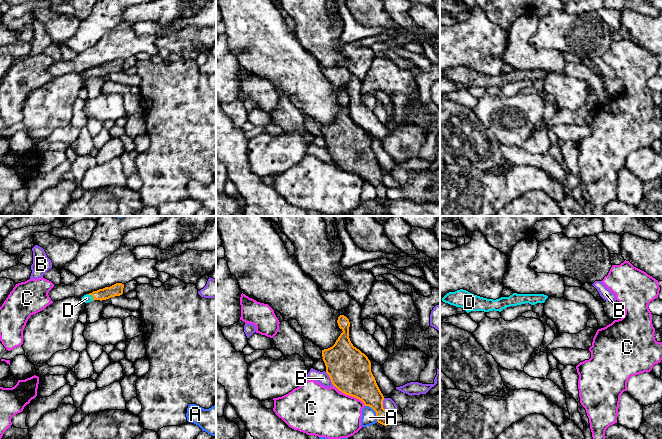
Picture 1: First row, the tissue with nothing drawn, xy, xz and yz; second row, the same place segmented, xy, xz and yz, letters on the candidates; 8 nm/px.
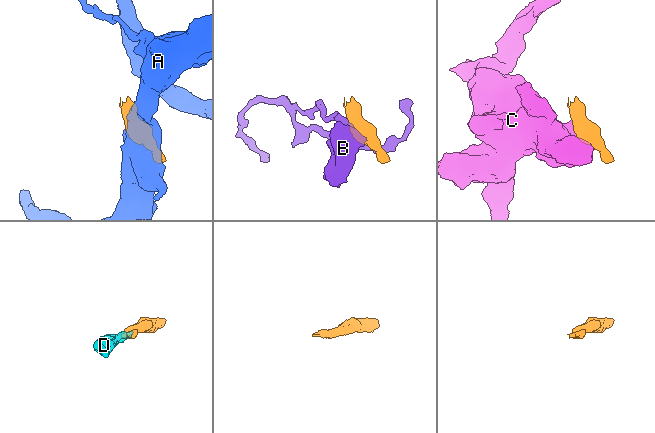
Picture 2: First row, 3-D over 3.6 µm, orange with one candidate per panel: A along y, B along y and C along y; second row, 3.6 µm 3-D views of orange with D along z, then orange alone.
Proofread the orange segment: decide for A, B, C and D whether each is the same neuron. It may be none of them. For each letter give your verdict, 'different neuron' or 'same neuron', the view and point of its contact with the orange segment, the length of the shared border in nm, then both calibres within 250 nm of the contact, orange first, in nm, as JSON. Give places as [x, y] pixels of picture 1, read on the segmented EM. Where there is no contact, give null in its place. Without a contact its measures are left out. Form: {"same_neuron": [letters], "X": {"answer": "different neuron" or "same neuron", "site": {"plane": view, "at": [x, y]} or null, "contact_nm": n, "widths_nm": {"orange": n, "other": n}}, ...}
{"same_neuron": ["D"], "A": {"answer": "different neuron", "site": {"plane": "xz", "at": [375, 411]}, "contact_nm": 170, "widths_nm": {"orange": 240, "other": 120}}, "B": {"answer": "different neuron", "site": {"plane": "xz", "at": [332, 383]}, "contact_nm": 220, "widths_nm": {"orange": 340, "other": 100}}, "C": {"answer": "different neuron", "site": {"plane": "xz", "at": [354, 396]}, "contact_nm": 220, "widths_nm": {"orange": 340, "other": 380}}, "D": {"answer": "same neuron", "site": {"plane": "xy", "at": [92, 296]}, "contact_nm": 70, "widths_nm": {"orange": 100, "other": 70}}}

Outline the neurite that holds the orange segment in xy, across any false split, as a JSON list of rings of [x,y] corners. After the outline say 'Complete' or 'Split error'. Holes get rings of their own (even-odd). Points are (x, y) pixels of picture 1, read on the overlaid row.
[[[116,283],[110,287],[105,287],[103,289],[99,289],[97,291],[93,291],[92,293],[84,295],[81,299],[85,303],[89,303],[93,300],[106,300],[111,297],[120,296],[123,294],[124,284]]]. Split error

